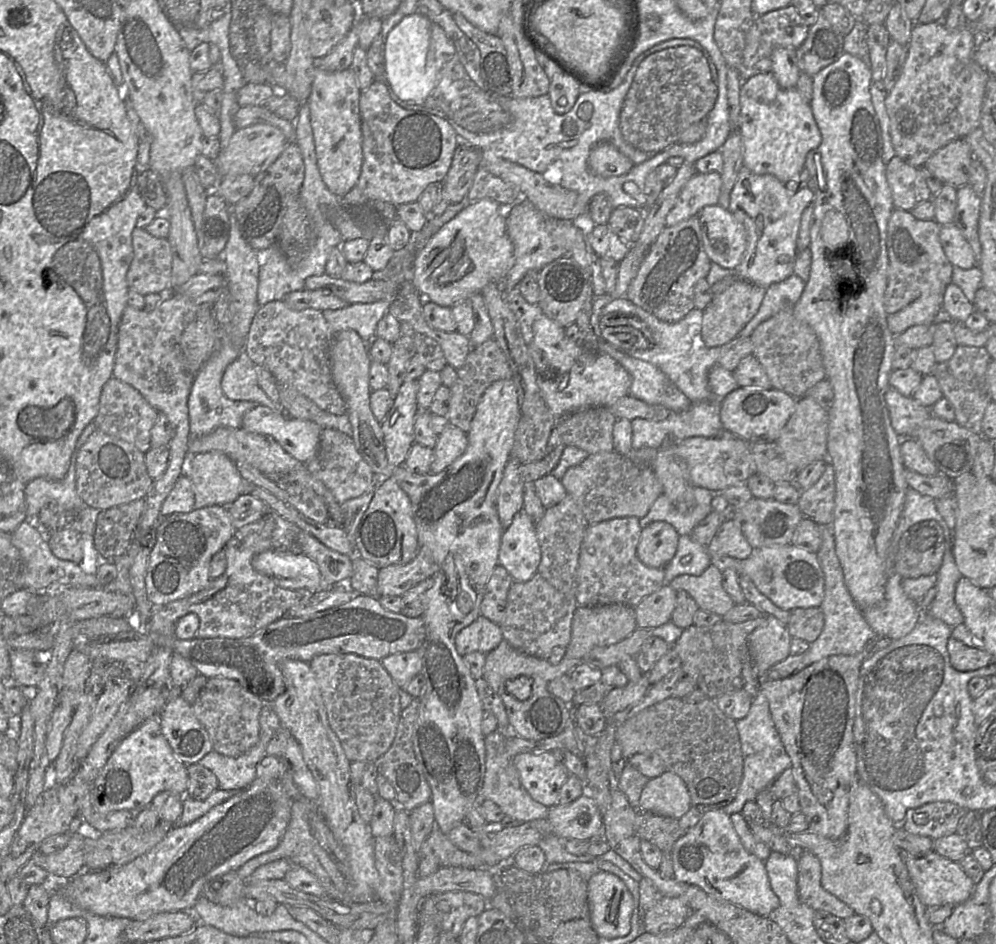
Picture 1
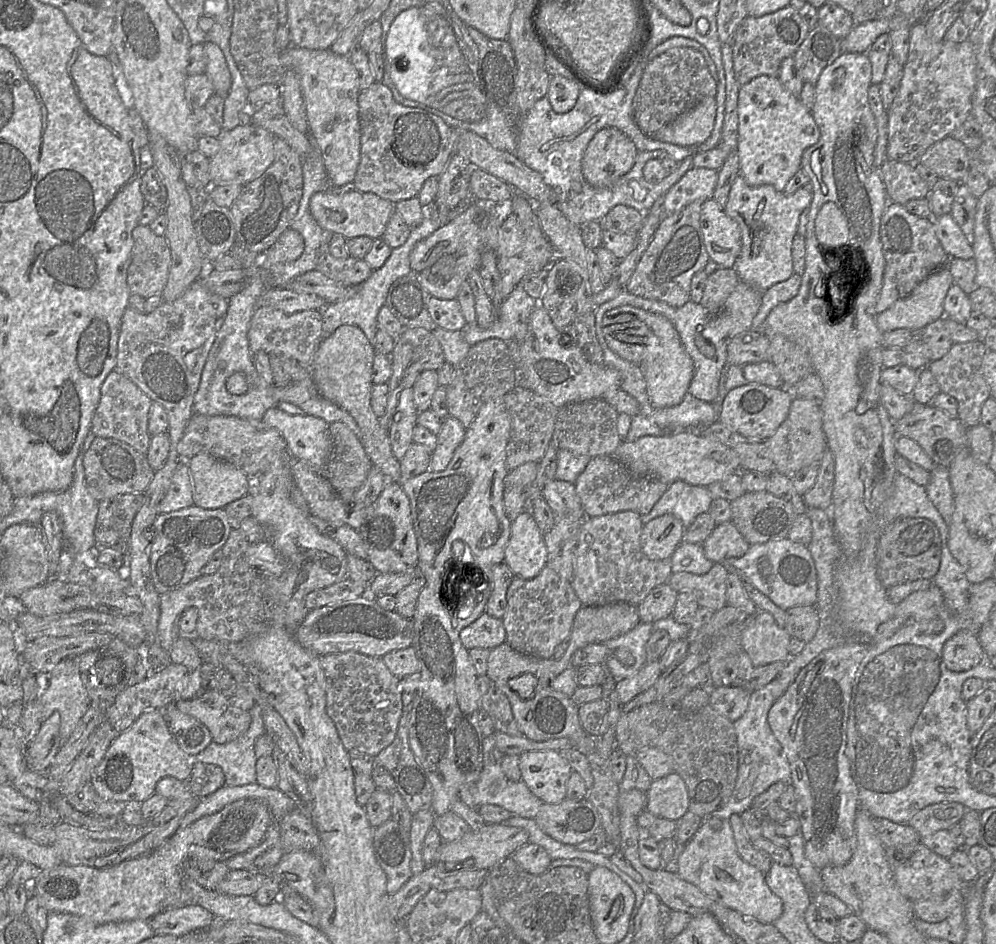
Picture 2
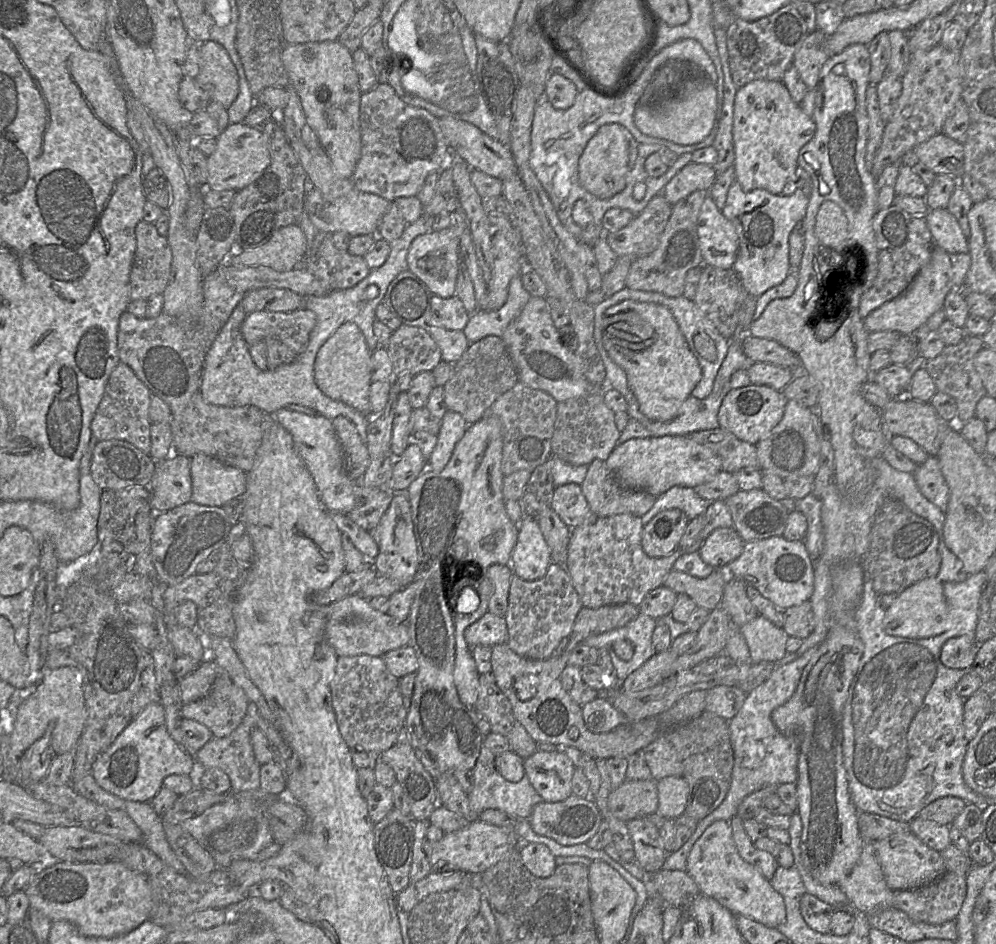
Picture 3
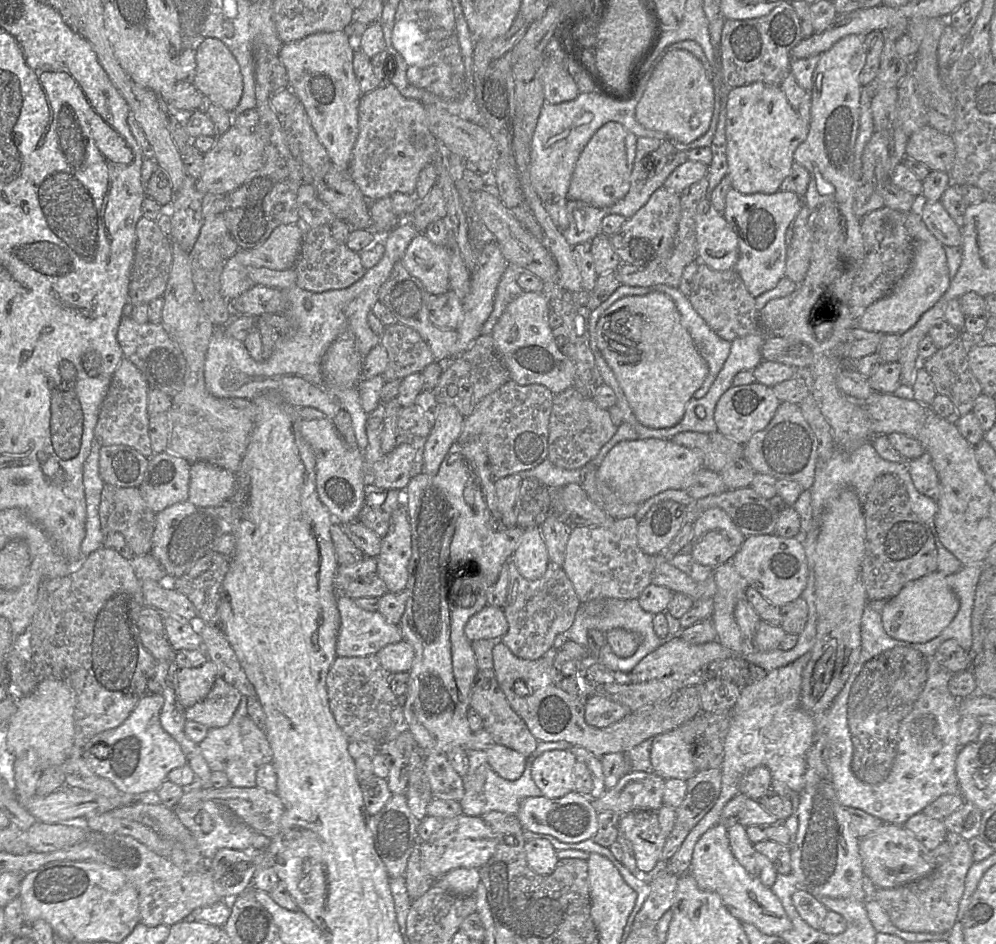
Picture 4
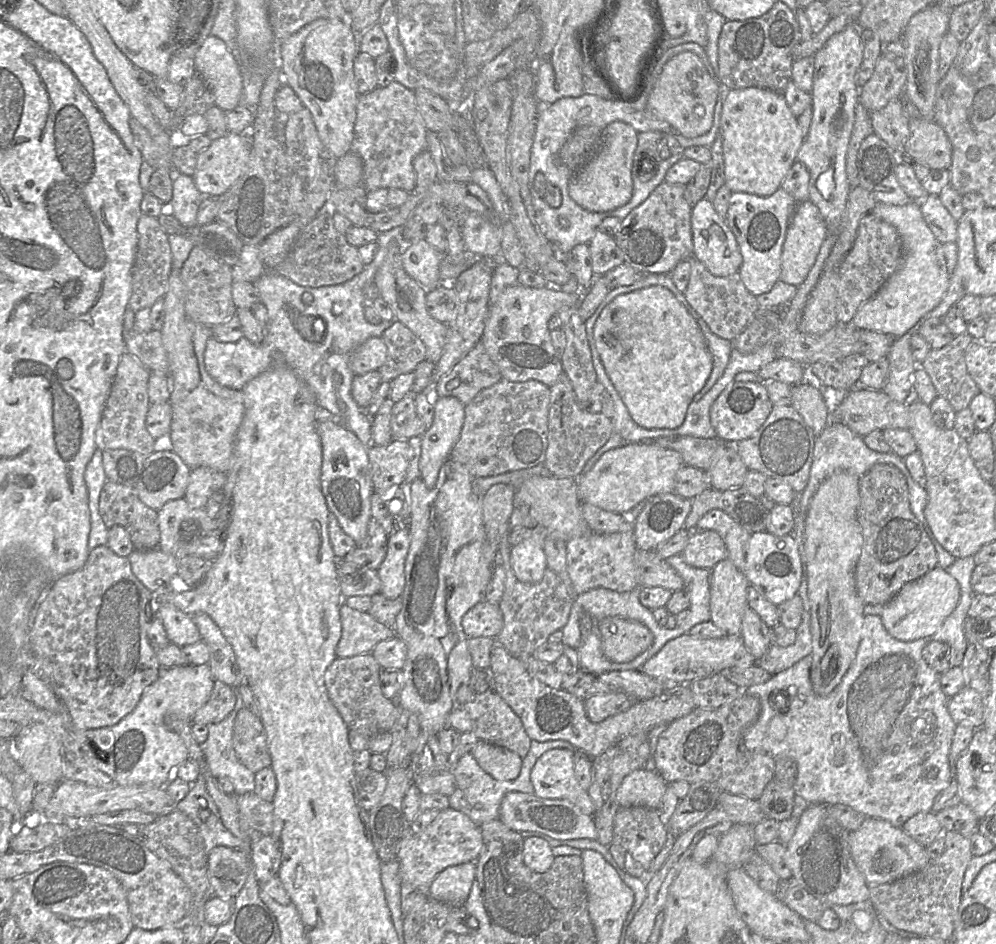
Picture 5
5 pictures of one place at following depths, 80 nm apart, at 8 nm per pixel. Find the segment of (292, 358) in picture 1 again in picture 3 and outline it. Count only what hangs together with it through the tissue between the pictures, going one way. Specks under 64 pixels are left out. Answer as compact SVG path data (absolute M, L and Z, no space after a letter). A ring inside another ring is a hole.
M307 309L291 312L256 311L247 314L241 333L248 346L267 338L276 338L296 354L305 351L316 324L316 314Z

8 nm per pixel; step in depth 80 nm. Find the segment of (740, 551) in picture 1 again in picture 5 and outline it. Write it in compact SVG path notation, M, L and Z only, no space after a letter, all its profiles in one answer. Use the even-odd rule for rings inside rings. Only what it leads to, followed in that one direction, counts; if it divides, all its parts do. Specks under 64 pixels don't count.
M693 530L681 556L690 566L711 571L718 562L727 559L727 548L717 532Z

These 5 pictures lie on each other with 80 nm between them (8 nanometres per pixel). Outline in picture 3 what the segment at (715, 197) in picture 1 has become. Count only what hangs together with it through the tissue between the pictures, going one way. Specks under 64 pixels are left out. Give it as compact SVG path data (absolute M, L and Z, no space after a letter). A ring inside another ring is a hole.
M691 162L684 166L664 187L663 195L671 205L675 205L696 190L709 191L716 177L716 171L712 166Z

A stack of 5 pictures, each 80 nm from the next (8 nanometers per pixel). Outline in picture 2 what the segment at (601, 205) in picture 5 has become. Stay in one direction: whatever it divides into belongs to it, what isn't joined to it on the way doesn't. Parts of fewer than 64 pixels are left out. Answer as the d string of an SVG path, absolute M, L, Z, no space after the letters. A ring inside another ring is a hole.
M605 127L587 145L581 161L584 179L593 187L610 188L633 167L638 149L621 130Z

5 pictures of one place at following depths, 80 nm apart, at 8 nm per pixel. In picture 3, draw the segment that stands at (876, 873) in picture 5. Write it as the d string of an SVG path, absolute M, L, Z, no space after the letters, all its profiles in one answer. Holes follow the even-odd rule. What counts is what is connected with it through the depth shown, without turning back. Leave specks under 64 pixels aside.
M911 831L892 834L873 843L886 883L893 891L928 885L947 872L940 852L928 847Z

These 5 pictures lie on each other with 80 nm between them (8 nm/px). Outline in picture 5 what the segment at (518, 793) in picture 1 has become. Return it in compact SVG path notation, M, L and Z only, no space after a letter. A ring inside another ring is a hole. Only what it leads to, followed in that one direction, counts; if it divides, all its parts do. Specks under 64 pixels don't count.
M532 740L530 750L523 758L520 774L514 780L494 779L479 766L471 752L466 753L452 767L452 774L455 778L455 791L448 797L449 806L464 813L479 826L485 822L499 818L502 799L508 792L534 794L534 787L530 778L531 770L537 759L551 749L569 749L576 751L576 748L565 740L549 740L545 742Z

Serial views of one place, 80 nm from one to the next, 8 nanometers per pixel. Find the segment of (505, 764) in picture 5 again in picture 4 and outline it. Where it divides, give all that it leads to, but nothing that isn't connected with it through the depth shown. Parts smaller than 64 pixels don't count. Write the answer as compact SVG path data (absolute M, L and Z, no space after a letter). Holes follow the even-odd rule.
M494 744L485 753L490 767L503 779L517 780L525 770L526 758L508 747Z

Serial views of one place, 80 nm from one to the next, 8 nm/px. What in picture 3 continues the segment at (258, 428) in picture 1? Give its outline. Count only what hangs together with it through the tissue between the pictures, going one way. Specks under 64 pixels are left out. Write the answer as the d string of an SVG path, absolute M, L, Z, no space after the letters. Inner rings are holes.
M281 408L271 414L292 436L295 449L313 477L318 495L324 507L331 512L348 514L355 505L353 486L344 469L341 443L331 420L322 415L306 415Z

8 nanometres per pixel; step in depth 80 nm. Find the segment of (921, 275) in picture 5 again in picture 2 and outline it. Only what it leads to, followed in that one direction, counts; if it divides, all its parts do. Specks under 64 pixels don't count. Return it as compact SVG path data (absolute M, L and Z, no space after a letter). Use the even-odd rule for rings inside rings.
M947 265L938 268L922 281L911 294L897 300L887 310L876 315L875 321L878 329L882 333L896 329L921 332L927 325L945 316L944 301L953 283L954 280Z

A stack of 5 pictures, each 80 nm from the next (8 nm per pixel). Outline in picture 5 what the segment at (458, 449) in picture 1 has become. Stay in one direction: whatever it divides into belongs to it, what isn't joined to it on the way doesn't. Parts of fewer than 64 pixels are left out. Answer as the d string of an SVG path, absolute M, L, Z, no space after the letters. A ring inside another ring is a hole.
M452 396L439 397L435 402L432 426L421 436L419 468L421 478L428 488L435 486L440 468L460 438L465 407Z

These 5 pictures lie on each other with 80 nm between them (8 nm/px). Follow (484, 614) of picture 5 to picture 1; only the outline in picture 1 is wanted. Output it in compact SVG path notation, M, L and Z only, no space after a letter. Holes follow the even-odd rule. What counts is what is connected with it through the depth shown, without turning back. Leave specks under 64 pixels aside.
M480 615L457 634L455 646L457 652L463 657L475 651L488 653L495 649L502 640L500 625Z

